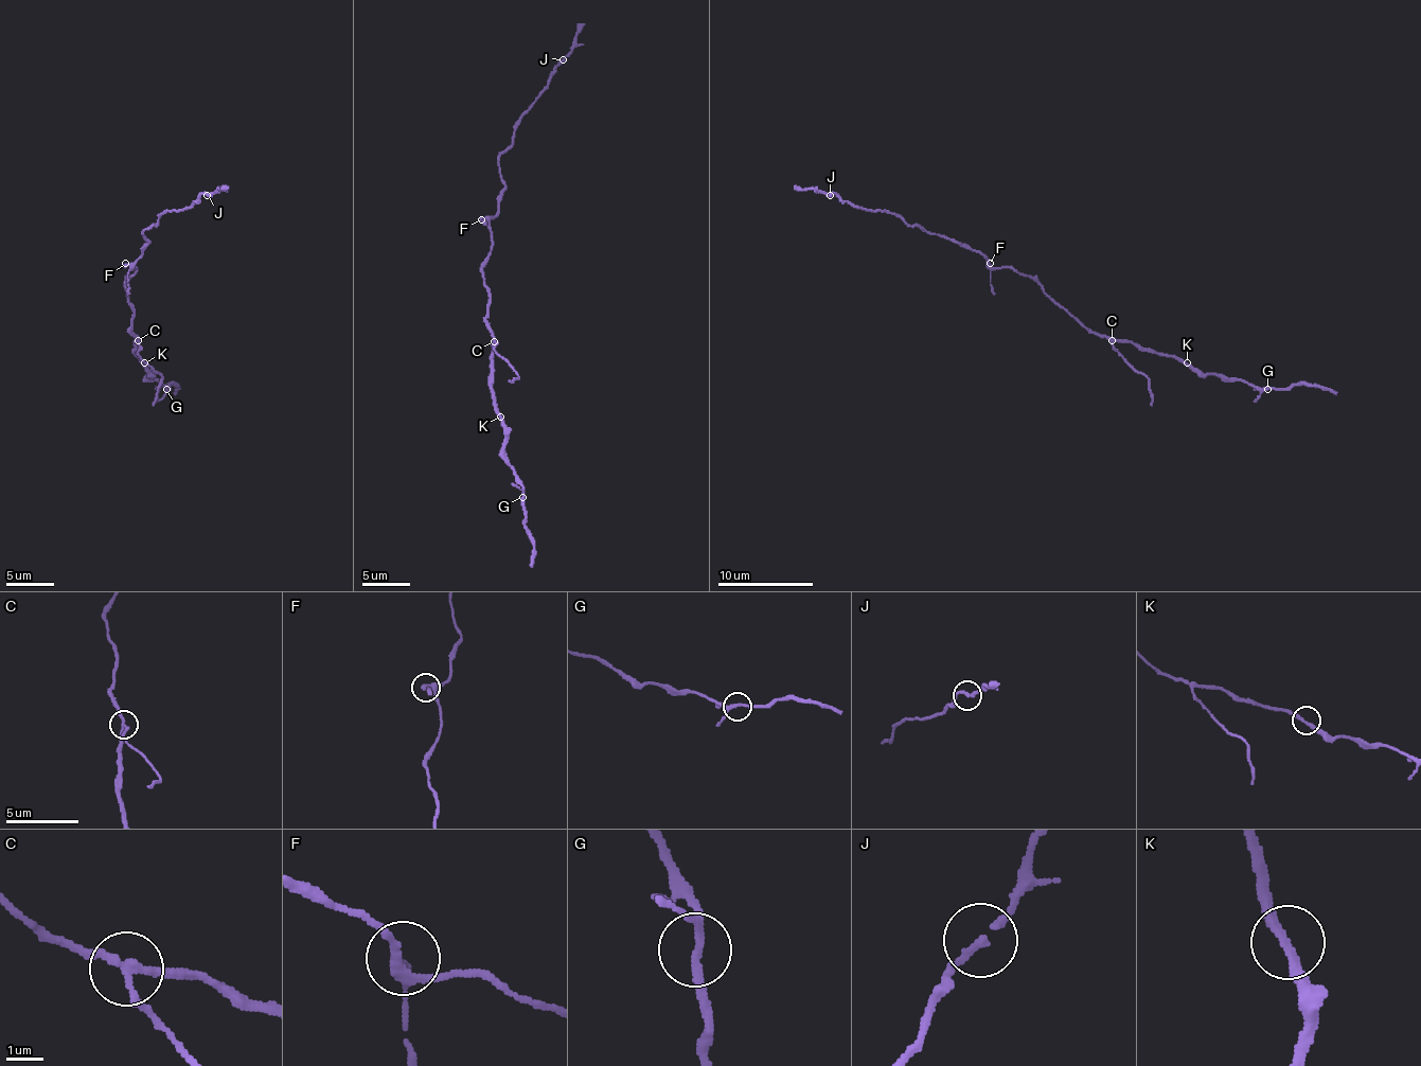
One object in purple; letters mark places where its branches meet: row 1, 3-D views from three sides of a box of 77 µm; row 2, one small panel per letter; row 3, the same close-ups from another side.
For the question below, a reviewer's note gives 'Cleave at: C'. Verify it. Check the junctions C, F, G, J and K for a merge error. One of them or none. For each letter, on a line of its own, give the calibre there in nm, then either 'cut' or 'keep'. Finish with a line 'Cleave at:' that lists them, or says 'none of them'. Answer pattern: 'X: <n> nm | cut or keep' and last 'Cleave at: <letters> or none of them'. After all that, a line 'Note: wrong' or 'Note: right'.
C: 200 nm | cut
F: 200 nm | keep
G: 200 nm | keep
J: 200 nm | keep
K: 240 nm | keep
Cleave at: C
Note: right

